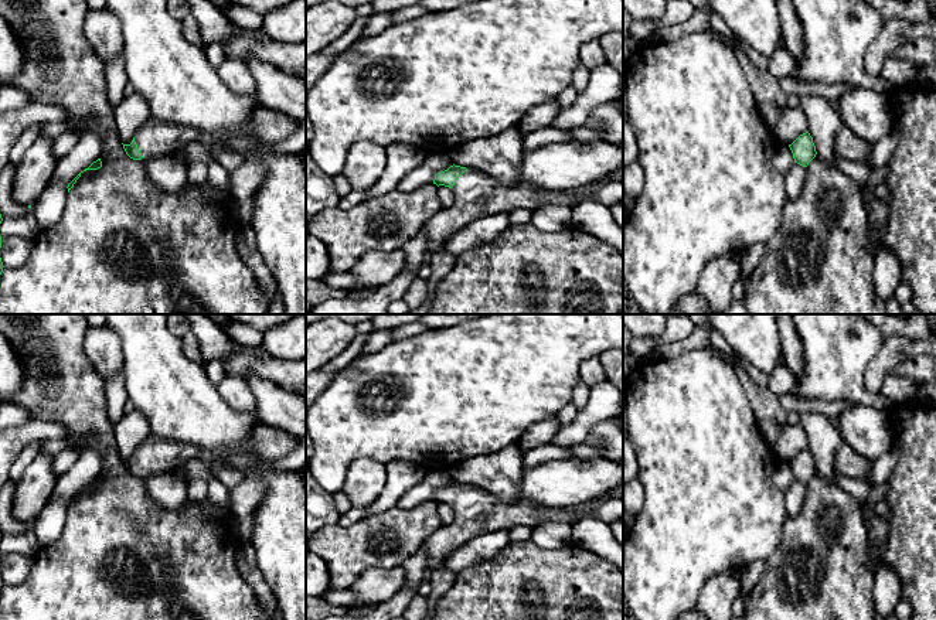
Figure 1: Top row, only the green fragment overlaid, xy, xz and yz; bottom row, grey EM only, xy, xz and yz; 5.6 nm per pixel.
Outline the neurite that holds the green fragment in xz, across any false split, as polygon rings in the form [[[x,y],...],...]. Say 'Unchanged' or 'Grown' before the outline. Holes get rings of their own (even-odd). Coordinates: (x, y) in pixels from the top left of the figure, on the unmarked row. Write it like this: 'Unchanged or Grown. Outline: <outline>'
Grown. Outline: [[[453,481],[433,497],[438,504],[452,507],[453,519],[425,541],[426,568],[436,568],[443,558],[477,535],[513,527],[535,528],[548,521],[572,524],[576,515],[589,512],[609,498],[623,498],[623,481],[605,497],[564,508],[541,507],[528,501],[503,503],[479,487]]]

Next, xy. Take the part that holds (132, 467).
Grown. Outline: [[[150,435],[136,447],[132,460],[123,461],[123,466],[130,476],[149,480],[176,471],[187,460],[210,463],[214,459],[219,459],[218,452],[211,453],[184,442],[164,440]]]

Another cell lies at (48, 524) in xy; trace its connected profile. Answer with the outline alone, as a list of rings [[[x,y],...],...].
[[[86,449],[64,474],[52,481],[45,507],[31,522],[40,549],[59,539],[68,515],[68,501],[96,478],[101,469],[102,454],[95,449]]]

